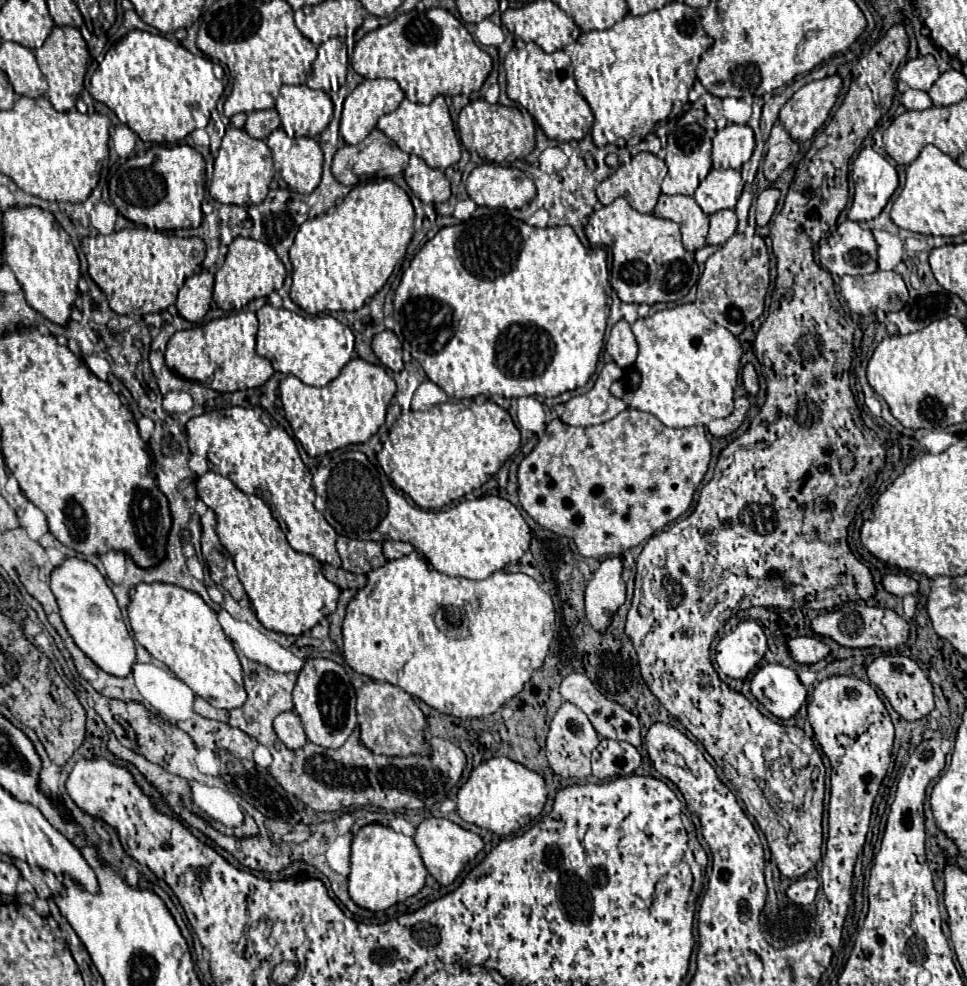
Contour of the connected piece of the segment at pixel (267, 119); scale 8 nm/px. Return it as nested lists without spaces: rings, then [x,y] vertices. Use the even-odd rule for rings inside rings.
[[[275,108],[271,110],[257,110],[257,112],[251,112],[247,116],[247,124],[245,124],[245,130],[249,136],[253,138],[261,138],[265,140],[273,130],[277,130],[281,126],[281,120],[279,120],[279,114]]]

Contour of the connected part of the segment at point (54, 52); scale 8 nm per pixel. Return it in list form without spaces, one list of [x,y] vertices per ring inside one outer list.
[[[55,26],[53,32],[47,36],[45,44],[39,50],[35,50],[35,58],[49,84],[49,90],[45,92],[45,96],[49,98],[53,108],[57,112],[67,112],[67,110],[75,108],[75,102],[83,90],[83,78],[85,78],[85,70],[87,70],[88,61],[91,58],[87,43],[83,40],[79,28]]]

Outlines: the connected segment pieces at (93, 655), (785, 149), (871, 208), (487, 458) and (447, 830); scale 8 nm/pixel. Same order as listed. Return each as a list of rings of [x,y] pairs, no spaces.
[[[65,558],[65,562],[51,572],[51,590],[75,644],[107,674],[119,678],[127,676],[131,672],[131,664],[135,664],[135,644],[127,632],[117,600],[101,572],[87,560]]]
[[[775,122],[767,144],[769,144],[769,152],[767,152],[765,162],[763,162],[763,174],[765,174],[767,182],[775,182],[779,178],[779,174],[797,156],[799,144],[795,144],[791,140],[791,136],[787,136],[787,132],[783,132],[783,128],[779,128],[779,122]]]
[[[865,146],[853,162],[855,198],[849,220],[867,222],[881,214],[897,188],[897,170],[871,146]]]
[[[479,396],[469,404],[453,400],[425,412],[403,412],[384,443],[393,450],[382,448],[377,461],[395,488],[405,492],[417,506],[439,510],[483,486],[520,448],[521,434],[507,410]]]
[[[427,818],[427,820],[423,820],[417,826],[417,832],[415,832],[413,840],[415,840],[415,844],[421,852],[421,858],[425,862],[427,872],[441,886],[449,886],[457,878],[457,874],[467,866],[467,862],[471,862],[483,850],[483,840],[475,832],[465,830],[465,828],[461,828],[455,822],[445,820],[445,818]]]

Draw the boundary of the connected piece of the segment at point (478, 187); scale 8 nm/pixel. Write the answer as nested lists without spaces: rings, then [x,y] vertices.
[[[481,164],[467,178],[467,194],[477,206],[515,210],[531,202],[537,190],[533,180],[519,168]]]

